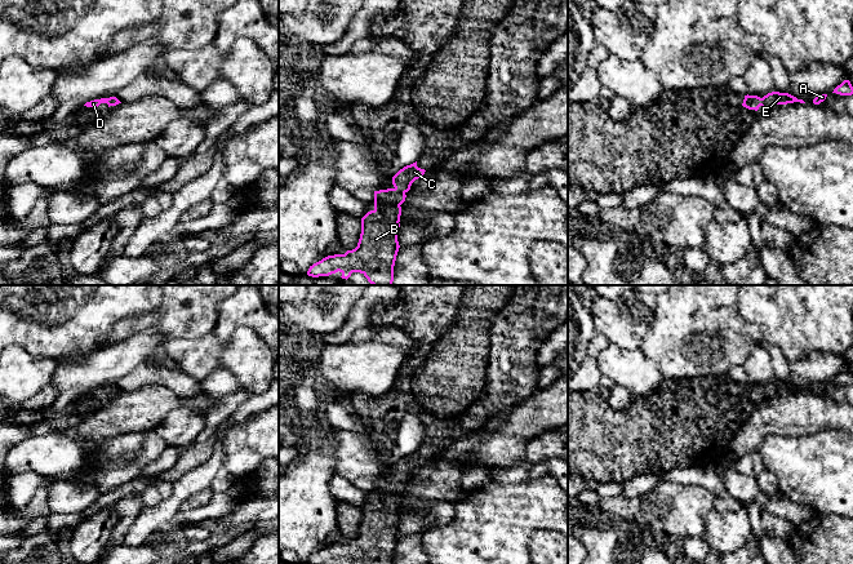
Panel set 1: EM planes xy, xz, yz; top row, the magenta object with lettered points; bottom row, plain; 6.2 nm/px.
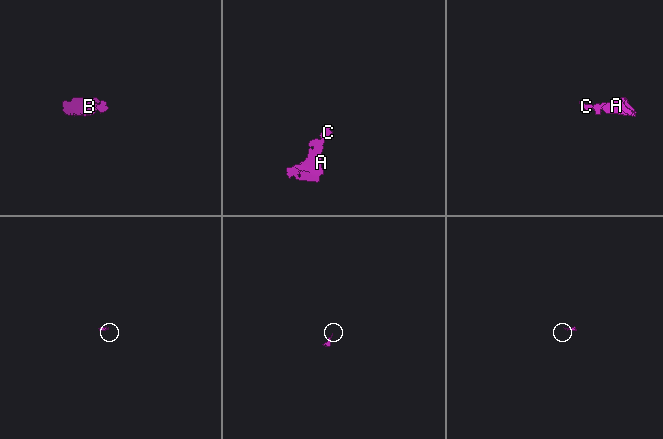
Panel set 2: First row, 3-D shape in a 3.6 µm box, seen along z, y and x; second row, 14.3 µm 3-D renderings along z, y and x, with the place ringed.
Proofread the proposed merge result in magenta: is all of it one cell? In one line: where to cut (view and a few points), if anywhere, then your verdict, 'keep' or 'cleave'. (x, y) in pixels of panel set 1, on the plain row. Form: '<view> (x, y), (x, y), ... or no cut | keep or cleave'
no cut | keep

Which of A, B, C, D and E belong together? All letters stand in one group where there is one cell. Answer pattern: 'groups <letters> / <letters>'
groups A B C D E

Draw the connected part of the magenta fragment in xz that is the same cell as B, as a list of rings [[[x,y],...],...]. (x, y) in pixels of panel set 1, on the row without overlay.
[[[417,450],[404,456],[392,466],[392,478],[374,480],[374,498],[361,507],[361,523],[357,536],[345,543],[334,543],[323,547],[310,555],[307,564],[332,564],[341,561],[351,564],[360,561],[364,564],[394,564],[394,555],[399,541],[397,521],[400,516],[401,493],[412,472],[425,463],[425,458],[417,456]]]

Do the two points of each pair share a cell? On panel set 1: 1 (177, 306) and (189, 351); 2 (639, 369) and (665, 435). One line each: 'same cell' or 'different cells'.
1: different cells
2: different cells

